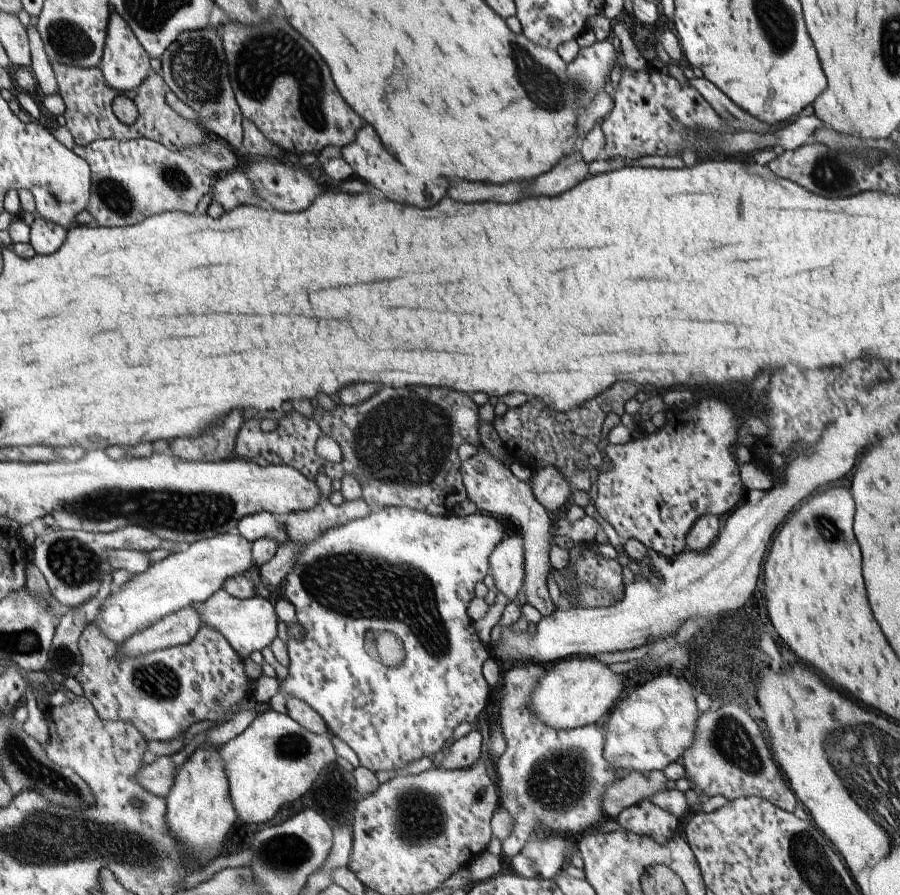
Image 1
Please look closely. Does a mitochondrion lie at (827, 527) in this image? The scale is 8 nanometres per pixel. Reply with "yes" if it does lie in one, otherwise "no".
yes

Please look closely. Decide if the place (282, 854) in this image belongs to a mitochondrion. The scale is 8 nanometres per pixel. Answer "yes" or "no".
yes

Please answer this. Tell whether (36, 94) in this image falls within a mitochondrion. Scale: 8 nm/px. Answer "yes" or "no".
no

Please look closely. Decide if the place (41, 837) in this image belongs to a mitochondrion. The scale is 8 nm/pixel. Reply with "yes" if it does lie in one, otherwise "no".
yes

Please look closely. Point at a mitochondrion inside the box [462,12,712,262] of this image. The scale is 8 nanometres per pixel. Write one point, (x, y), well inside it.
(545, 88)

